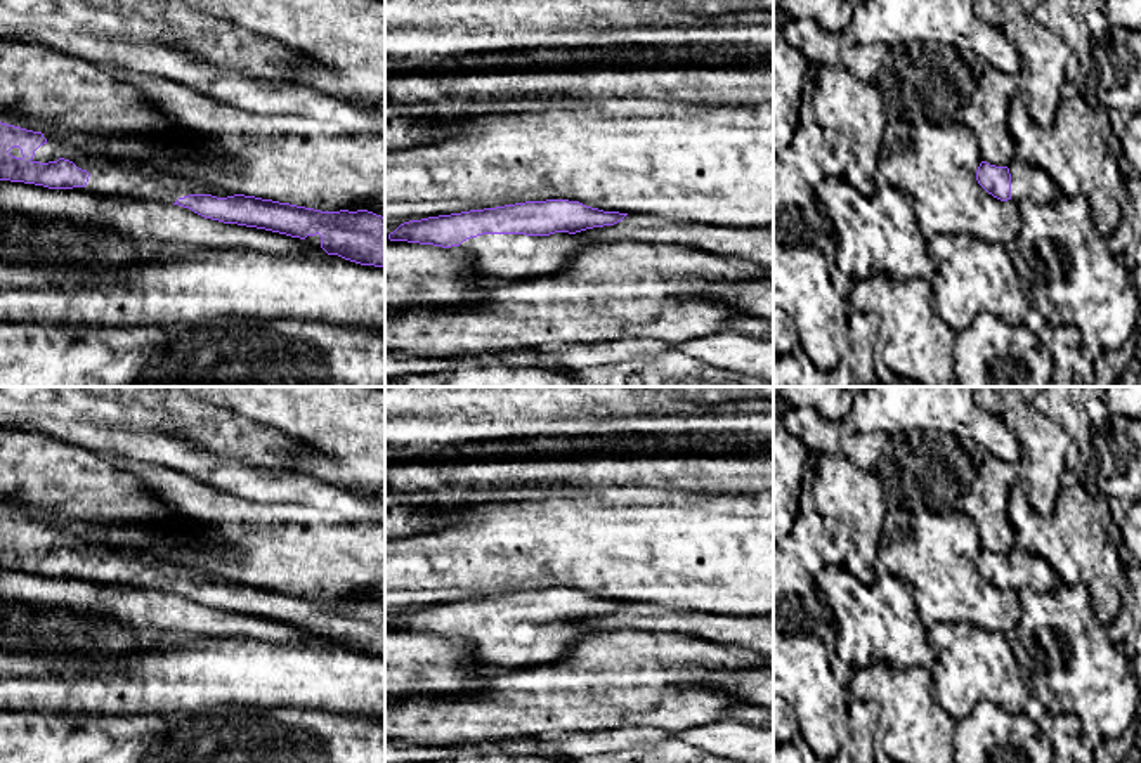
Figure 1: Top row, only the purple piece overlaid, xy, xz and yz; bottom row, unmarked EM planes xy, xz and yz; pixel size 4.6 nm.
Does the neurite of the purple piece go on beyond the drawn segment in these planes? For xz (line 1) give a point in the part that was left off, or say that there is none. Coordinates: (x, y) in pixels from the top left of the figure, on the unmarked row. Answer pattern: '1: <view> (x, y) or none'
1: xz (500, 645)

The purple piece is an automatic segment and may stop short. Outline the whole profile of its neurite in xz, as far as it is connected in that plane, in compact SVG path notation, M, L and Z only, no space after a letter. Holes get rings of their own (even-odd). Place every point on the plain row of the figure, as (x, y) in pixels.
M569 588L525 590L409 609L388 628L460 635L489 669L525 669L567 657L579 636L597 631L581 619L614 614L626 603Z

